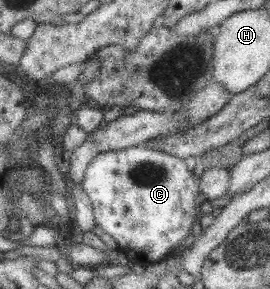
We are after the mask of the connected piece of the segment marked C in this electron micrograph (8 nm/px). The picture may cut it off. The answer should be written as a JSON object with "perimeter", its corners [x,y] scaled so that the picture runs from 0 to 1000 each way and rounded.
{"perimeter":[[[522,498],[370,529],[326,571],[293,637],[344,702],[359,782],[430,830],[437,865],[459,872],[478,900],[541,924],[626,893],[707,810],[719,765],[748,751],[733,702],[733,668],[744,664],[737,616],[674,550]]]}

